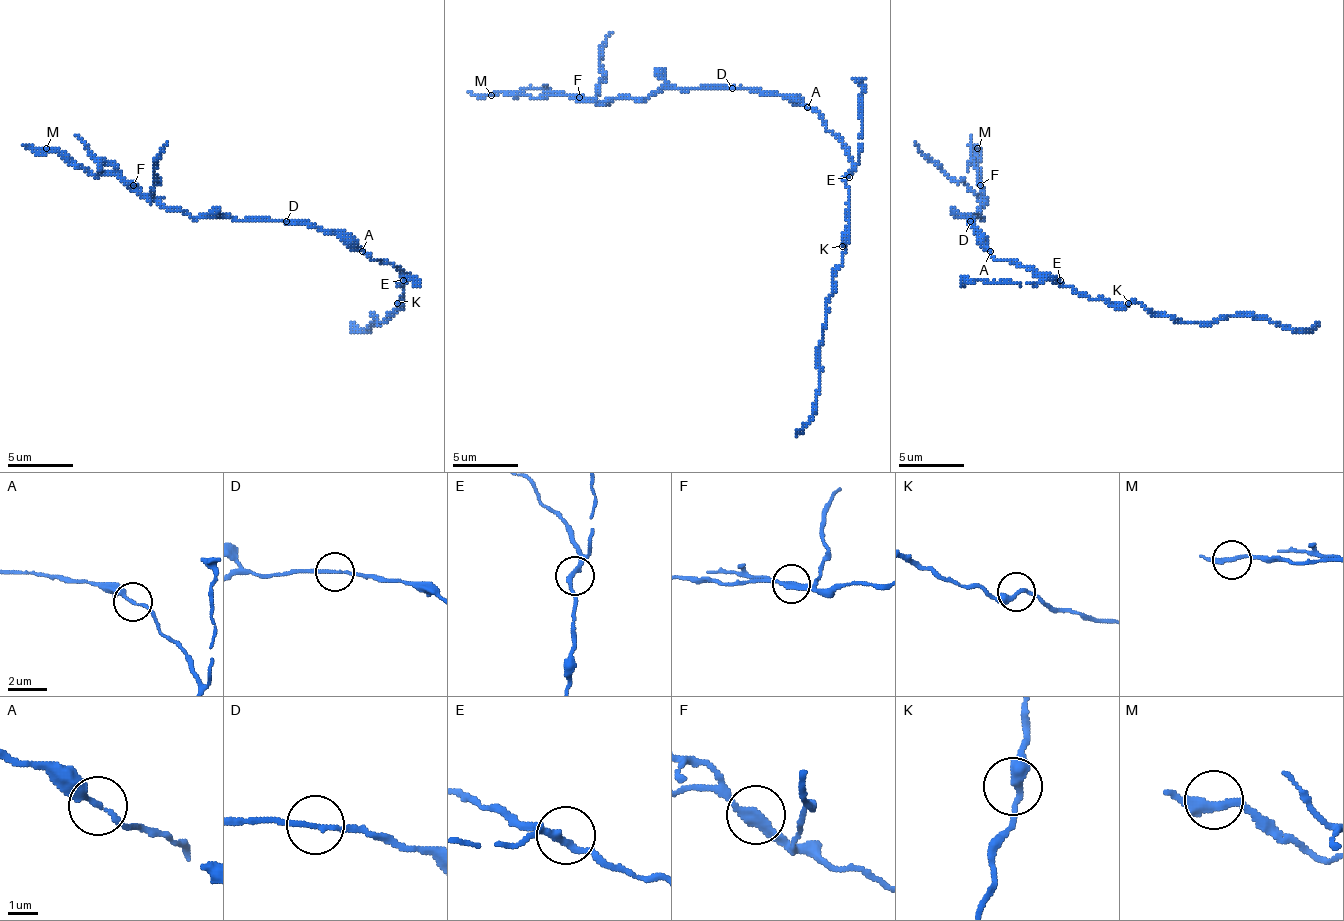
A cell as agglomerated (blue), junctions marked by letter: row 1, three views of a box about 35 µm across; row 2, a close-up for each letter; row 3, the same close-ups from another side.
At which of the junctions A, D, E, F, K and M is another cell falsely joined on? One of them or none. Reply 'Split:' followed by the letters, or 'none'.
Split: F

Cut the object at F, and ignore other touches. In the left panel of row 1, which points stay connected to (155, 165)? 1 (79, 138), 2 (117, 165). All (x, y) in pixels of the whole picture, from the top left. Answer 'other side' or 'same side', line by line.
1: same side
2: same side

